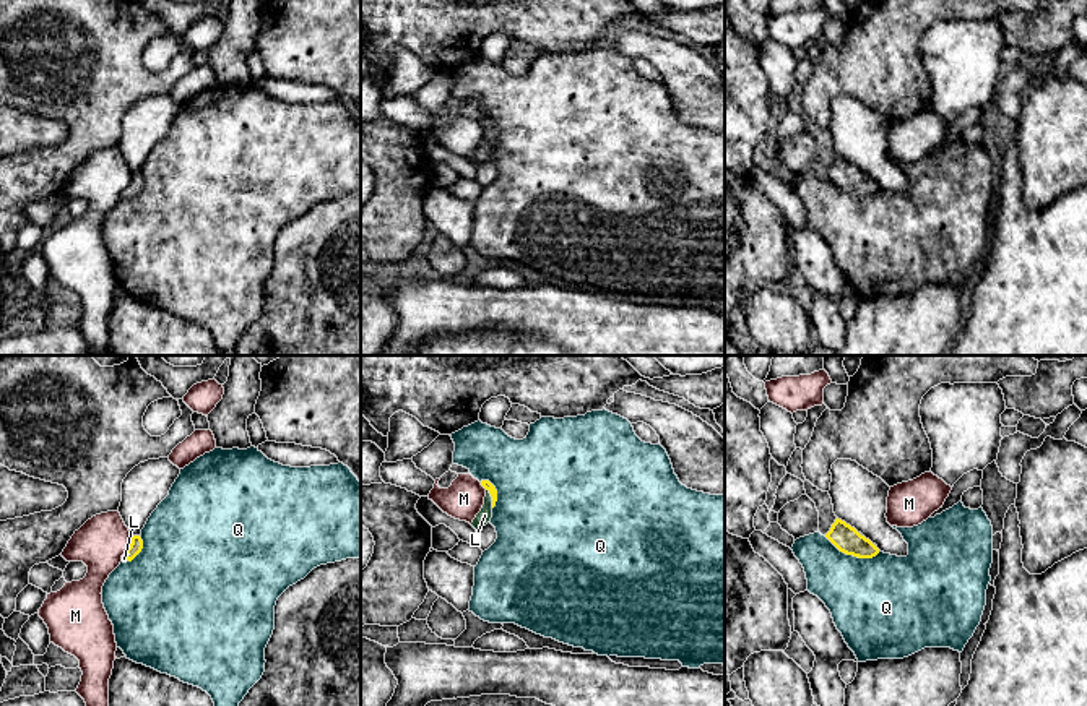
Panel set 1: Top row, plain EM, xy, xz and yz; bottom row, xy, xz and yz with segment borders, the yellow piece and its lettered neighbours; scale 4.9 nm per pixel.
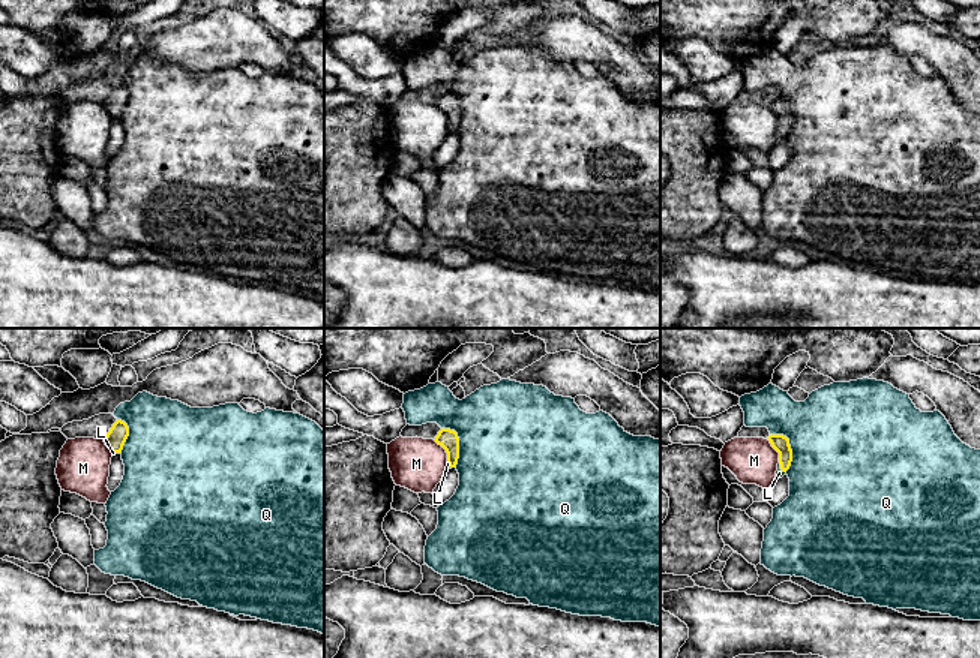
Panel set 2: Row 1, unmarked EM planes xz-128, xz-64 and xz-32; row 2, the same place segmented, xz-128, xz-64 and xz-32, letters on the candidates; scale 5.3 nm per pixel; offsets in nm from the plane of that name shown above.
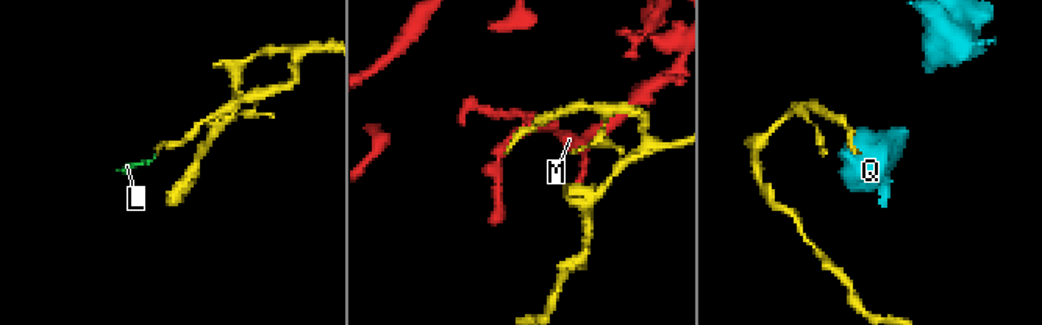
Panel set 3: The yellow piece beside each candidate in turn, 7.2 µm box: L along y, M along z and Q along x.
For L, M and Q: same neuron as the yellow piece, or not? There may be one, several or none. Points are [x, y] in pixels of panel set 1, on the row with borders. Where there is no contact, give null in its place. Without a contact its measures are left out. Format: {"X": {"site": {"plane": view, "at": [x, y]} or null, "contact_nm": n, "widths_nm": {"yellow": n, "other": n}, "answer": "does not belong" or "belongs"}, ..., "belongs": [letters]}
{"L": {"site": {"plane": "xz", "at": [493, 499]}, "contact_nm": 100, "widths_nm": {"yellow": 50, "other": 70}, "answer": "belongs"}, "M": {"site": {"plane": "xy", "at": [130, 544]}, "contact_nm": 100, "widths_nm": {"yellow": 70, "other": 240}, "answer": "does not belong"}, "Q": {"site": {"plane": "yz", "at": [852, 554]}, "contact_nm": 300, "widths_nm": {"yellow": 140, "other": 420}, "answer": "does not belong"}, "belongs": ["L"]}

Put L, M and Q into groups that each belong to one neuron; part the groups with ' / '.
L / M / Q

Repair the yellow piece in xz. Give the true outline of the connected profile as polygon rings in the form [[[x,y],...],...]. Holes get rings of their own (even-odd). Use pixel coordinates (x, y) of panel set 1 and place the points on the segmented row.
[[[481,480],[481,485],[486,489],[486,497],[484,497],[484,505],[481,511],[476,514],[473,519],[471,526],[478,531],[487,523],[491,523],[492,518],[492,508],[496,506],[497,502],[497,490],[489,480]]]

